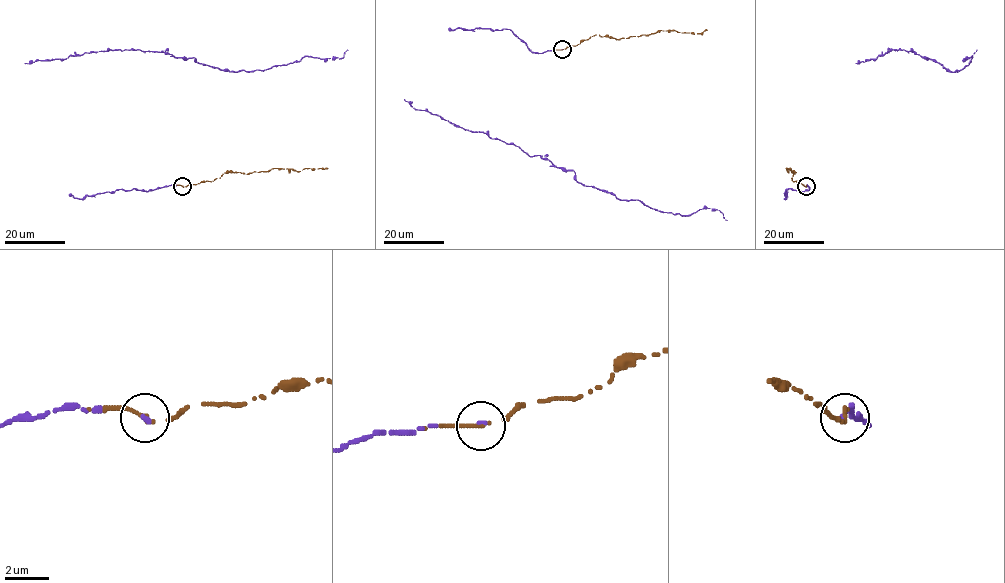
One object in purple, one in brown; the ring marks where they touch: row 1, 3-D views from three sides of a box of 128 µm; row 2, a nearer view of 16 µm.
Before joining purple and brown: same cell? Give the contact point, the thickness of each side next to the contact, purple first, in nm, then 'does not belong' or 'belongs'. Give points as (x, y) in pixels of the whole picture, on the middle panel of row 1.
at (562, 49); 150 nm thick on the purple side, 140 nm on the other; belongs

